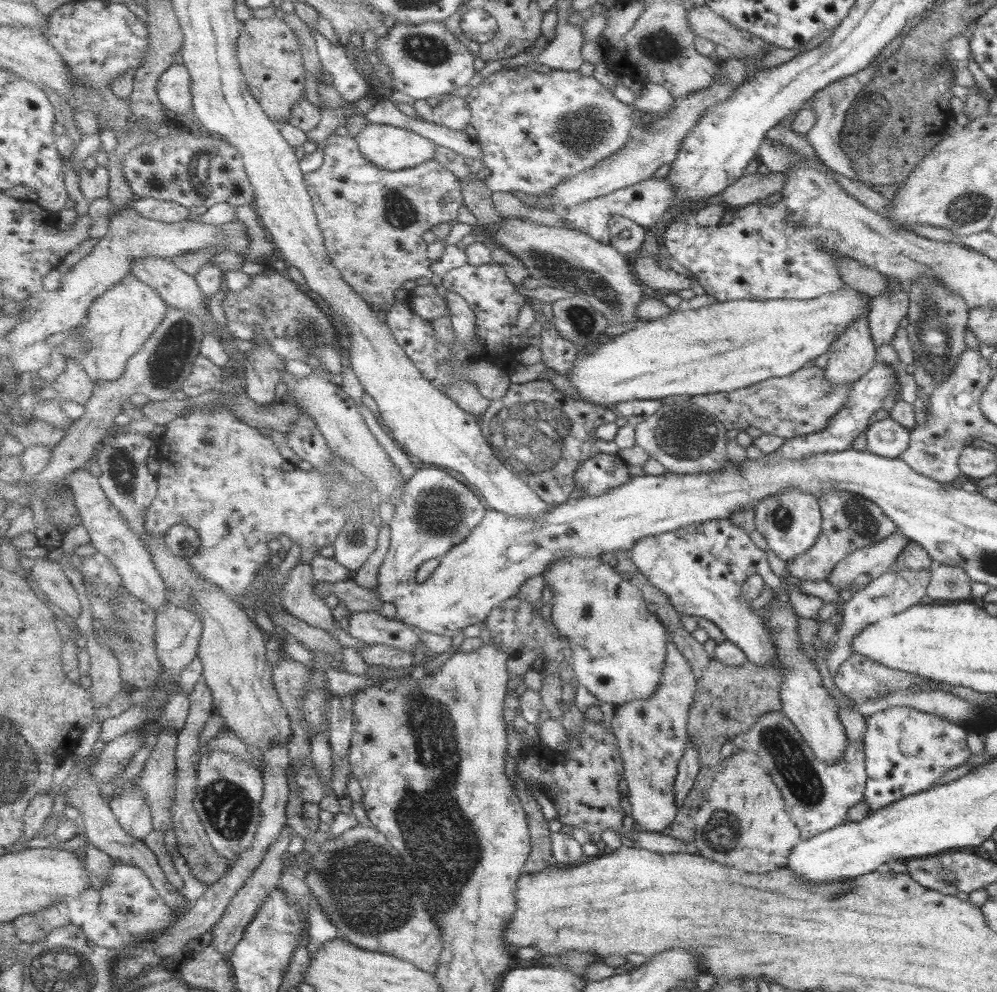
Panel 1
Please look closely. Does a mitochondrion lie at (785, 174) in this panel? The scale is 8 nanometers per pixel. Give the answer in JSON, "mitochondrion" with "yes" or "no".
{"mitochondrion":"no"}

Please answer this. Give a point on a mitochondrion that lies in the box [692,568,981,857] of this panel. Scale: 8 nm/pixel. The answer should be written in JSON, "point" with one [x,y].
{"point":[801,777]}

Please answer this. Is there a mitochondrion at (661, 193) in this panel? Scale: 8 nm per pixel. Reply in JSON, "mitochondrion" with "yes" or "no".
{"mitochondrion":"no"}

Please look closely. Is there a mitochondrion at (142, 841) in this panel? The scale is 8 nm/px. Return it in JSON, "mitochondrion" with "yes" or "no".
{"mitochondrion":"no"}

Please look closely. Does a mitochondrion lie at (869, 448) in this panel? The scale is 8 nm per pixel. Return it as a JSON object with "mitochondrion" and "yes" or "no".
{"mitochondrion":"no"}

